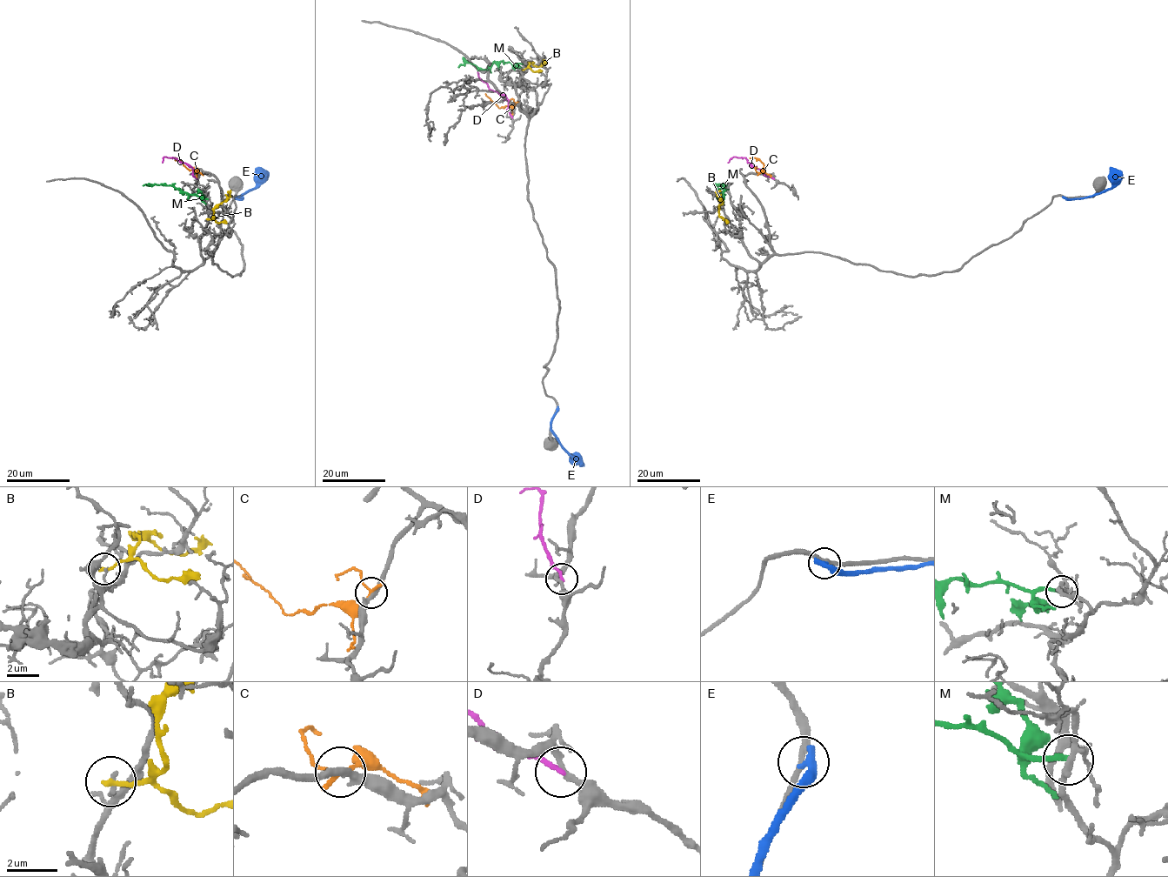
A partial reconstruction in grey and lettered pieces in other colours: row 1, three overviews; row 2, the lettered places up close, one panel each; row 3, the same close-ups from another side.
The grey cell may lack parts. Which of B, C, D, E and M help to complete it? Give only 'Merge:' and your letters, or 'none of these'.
Merge: none of these

